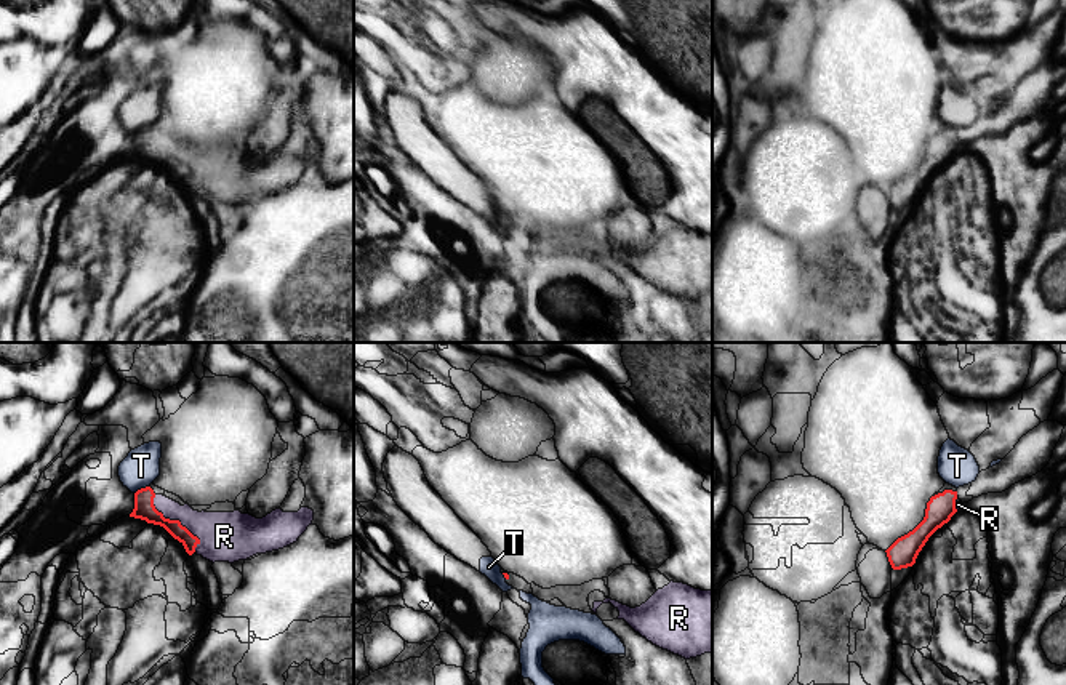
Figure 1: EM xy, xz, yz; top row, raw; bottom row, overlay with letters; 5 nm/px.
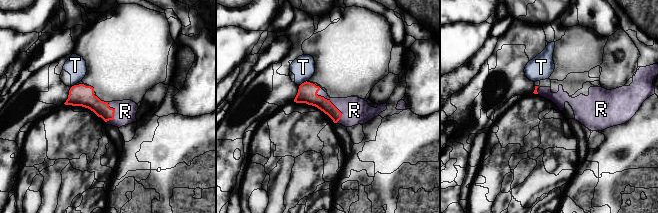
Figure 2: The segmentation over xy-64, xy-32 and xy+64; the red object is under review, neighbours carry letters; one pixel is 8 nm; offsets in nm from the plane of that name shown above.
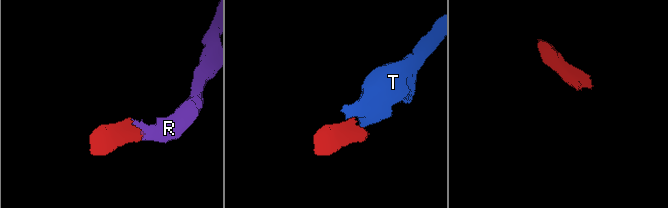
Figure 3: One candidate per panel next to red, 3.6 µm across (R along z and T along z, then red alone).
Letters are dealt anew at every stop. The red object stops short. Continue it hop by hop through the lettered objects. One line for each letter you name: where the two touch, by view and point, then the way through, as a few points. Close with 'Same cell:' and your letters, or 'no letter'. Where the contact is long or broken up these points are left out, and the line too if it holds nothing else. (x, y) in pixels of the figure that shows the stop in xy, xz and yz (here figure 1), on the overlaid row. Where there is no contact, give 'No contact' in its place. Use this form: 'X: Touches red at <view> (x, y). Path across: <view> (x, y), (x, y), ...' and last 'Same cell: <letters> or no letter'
R: Touches red at xy (176, 520). Path across: xy (144, 509), (157, 509), (176, 520), (199, 532), (223, 536)
Same cell: R

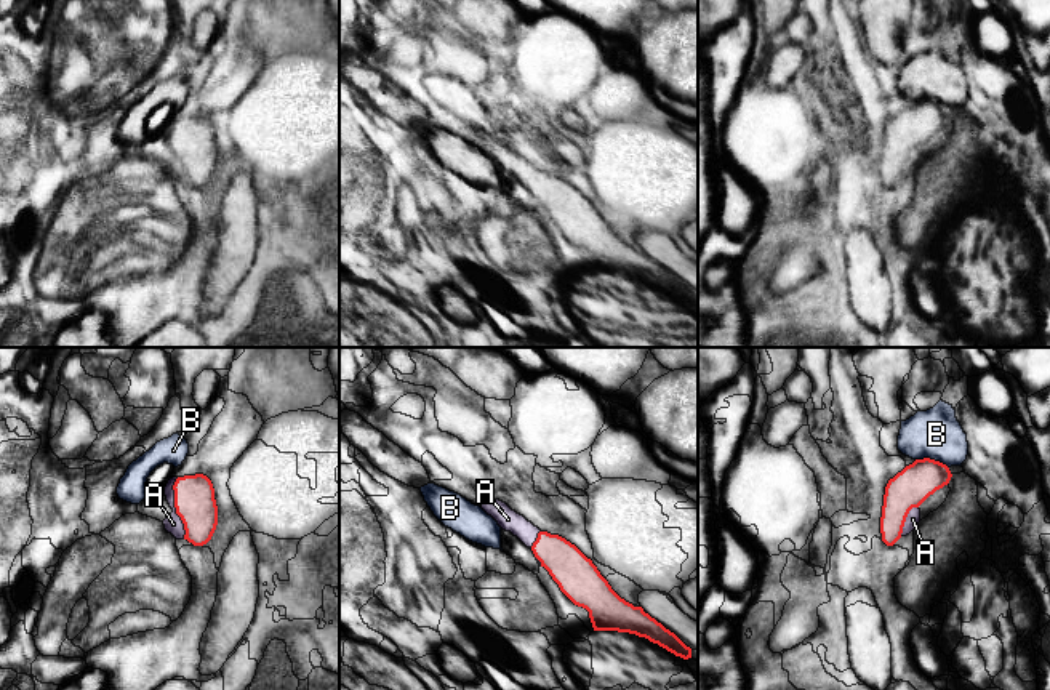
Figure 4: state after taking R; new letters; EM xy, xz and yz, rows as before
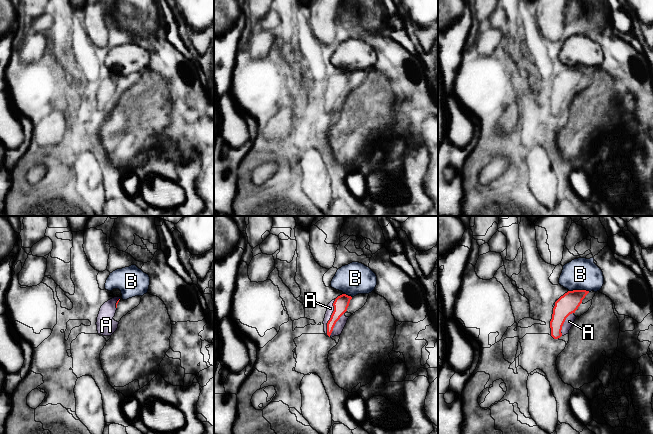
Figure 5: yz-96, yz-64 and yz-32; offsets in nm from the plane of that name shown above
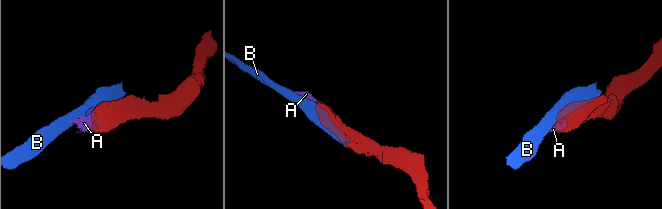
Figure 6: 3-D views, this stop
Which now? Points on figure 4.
A: Touches red at xy (175, 506). Path across: xy (194, 495), (184, 497), (175, 506), (176, 521), (173, 524)
Same cell: A

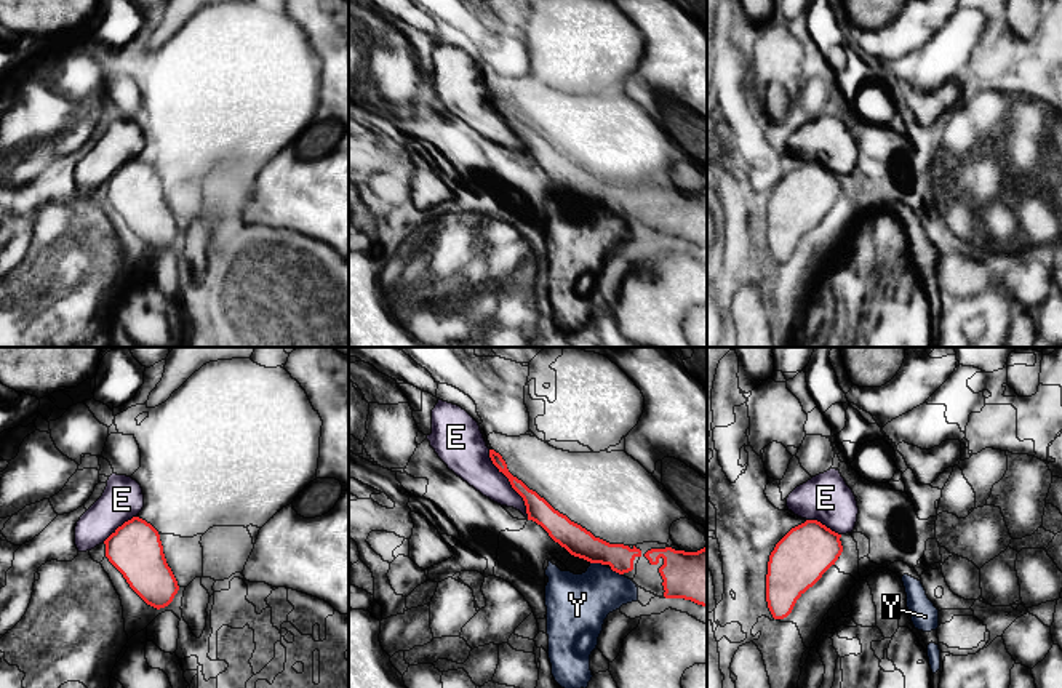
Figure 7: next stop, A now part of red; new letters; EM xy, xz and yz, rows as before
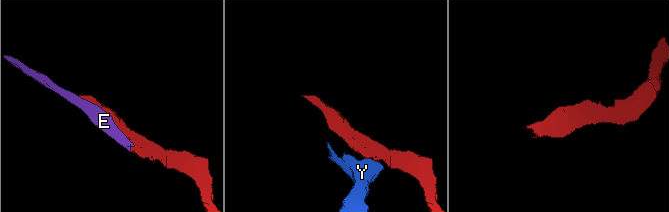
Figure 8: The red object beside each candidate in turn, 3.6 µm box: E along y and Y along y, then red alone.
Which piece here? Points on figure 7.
Same cell: no letter

